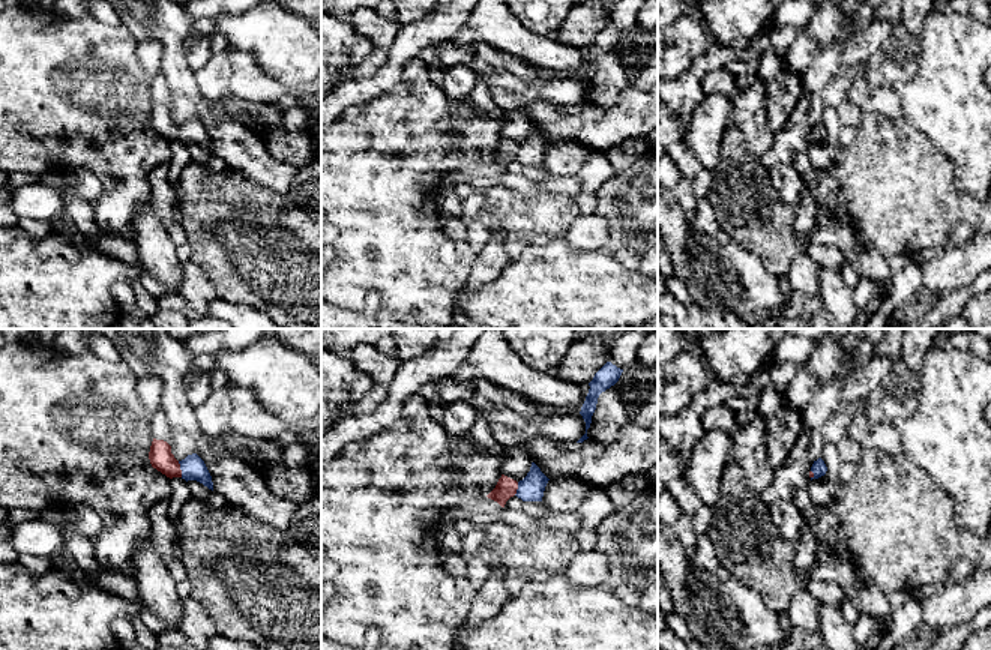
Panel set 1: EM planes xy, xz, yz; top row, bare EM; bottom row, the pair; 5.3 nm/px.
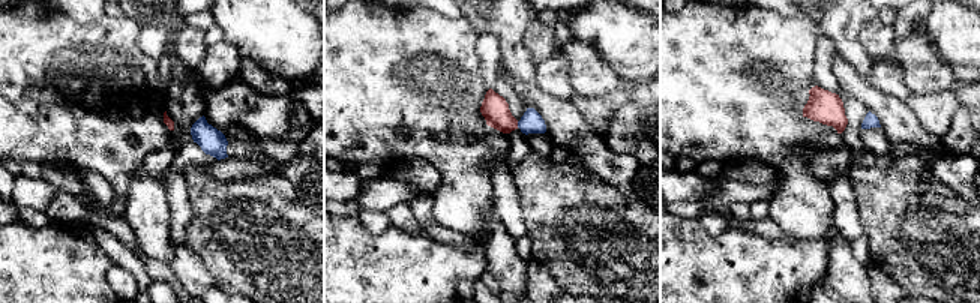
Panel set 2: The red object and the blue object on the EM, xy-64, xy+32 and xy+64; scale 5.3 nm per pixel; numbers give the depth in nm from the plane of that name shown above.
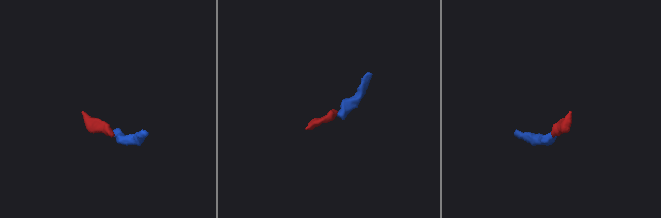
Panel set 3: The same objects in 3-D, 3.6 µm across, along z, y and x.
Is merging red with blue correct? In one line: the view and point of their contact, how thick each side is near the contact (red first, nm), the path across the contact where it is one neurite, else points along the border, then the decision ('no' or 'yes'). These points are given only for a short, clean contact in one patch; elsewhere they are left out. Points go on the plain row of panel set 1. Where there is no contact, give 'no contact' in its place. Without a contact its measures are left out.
meets red in xy at (179, 132); 130 nm thick on the red side, 130 nm on the other; runs through xy (161, 122), (179, 132), (192, 131); yes

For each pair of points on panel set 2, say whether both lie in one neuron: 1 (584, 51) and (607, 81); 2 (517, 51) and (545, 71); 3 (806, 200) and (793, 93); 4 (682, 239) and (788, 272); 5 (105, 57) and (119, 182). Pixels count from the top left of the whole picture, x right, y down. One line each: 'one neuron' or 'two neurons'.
1: one neuron
2: two neurons
3: one neuron
4: one neuron
5: one neuron

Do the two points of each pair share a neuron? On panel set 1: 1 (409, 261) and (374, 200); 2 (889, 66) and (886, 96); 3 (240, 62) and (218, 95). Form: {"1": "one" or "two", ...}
{"1": "one", "2": "two", "3": "two"}

